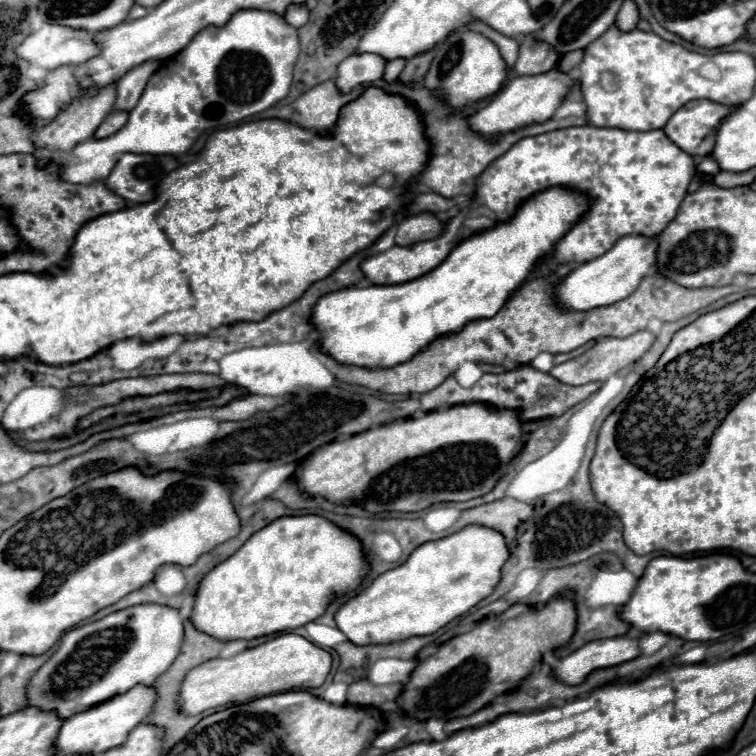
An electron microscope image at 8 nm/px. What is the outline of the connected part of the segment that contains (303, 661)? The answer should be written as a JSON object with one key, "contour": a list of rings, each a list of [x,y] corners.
{"contour":[[[284,633],[258,647],[246,649],[228,659],[210,659],[194,669],[190,669],[180,685],[180,705],[178,711],[184,715],[198,715],[206,709],[220,705],[242,705],[262,695],[292,691],[292,689],[314,689],[326,681],[330,673],[332,657],[324,649],[316,647],[308,639]]]}

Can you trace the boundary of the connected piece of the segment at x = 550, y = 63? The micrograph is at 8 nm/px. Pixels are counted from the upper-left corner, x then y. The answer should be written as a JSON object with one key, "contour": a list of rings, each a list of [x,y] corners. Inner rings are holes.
{"contour":[[[534,35],[520,39],[520,55],[514,65],[516,75],[540,75],[556,67],[560,55],[552,53],[548,45],[536,45]]]}

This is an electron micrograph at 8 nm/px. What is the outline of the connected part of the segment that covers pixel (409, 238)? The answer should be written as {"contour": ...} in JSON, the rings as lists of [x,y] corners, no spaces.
{"contour":[[[418,213],[412,217],[406,217],[398,223],[396,231],[396,245],[408,247],[416,241],[428,241],[432,237],[438,237],[442,233],[442,221],[436,219],[432,213]]]}

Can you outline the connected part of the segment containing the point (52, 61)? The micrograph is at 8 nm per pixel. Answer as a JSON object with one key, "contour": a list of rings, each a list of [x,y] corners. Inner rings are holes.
{"contour":[[[42,25],[30,33],[16,49],[16,57],[42,69],[56,69],[56,65],[76,65],[92,53],[88,45],[92,33],[80,33],[80,29],[64,29],[62,25]]]}

